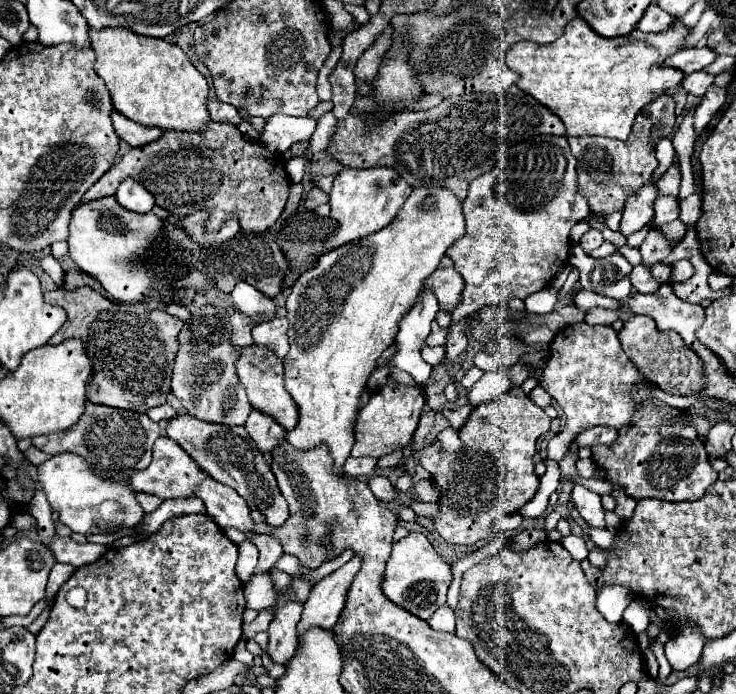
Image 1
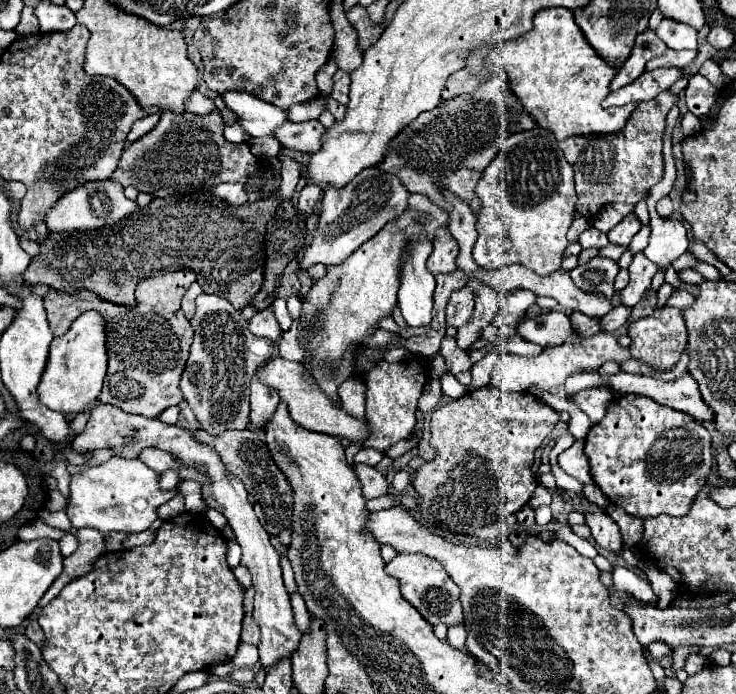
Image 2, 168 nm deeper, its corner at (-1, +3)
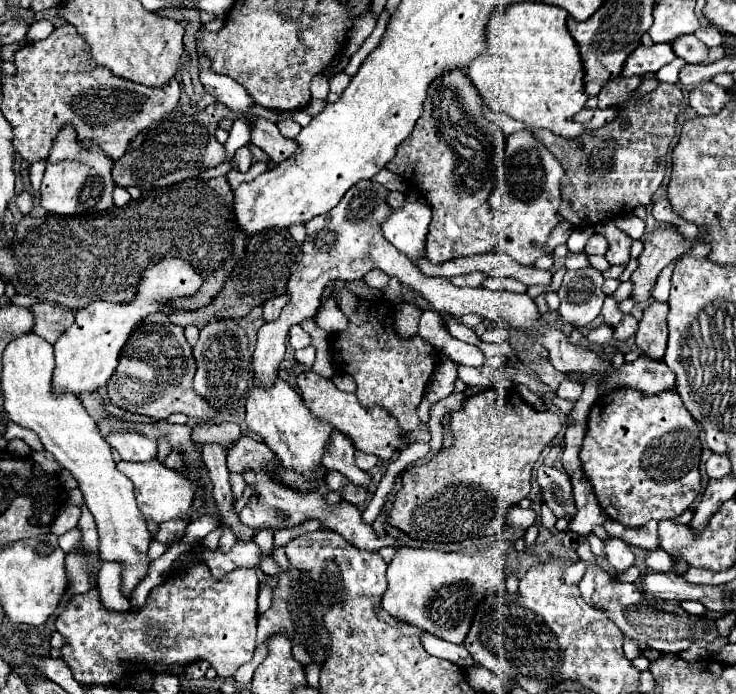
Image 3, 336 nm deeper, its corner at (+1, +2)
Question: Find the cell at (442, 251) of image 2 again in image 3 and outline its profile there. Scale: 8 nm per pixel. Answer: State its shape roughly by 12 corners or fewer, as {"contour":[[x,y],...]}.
{"contour":[[465,69],[387,169],[431,205],[433,263],[495,251],[505,135]]}

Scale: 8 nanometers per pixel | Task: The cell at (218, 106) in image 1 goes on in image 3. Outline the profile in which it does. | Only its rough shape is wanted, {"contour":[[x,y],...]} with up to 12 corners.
{"contour":[[69,23],[17,51],[1,111],[15,151],[47,159],[57,131],[115,161],[177,107],[93,63]]}

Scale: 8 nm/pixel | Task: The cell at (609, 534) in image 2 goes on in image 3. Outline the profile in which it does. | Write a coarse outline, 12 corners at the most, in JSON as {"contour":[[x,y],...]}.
{"contour":[[617,537],[605,541],[607,561],[617,573],[627,571],[635,555]]}

